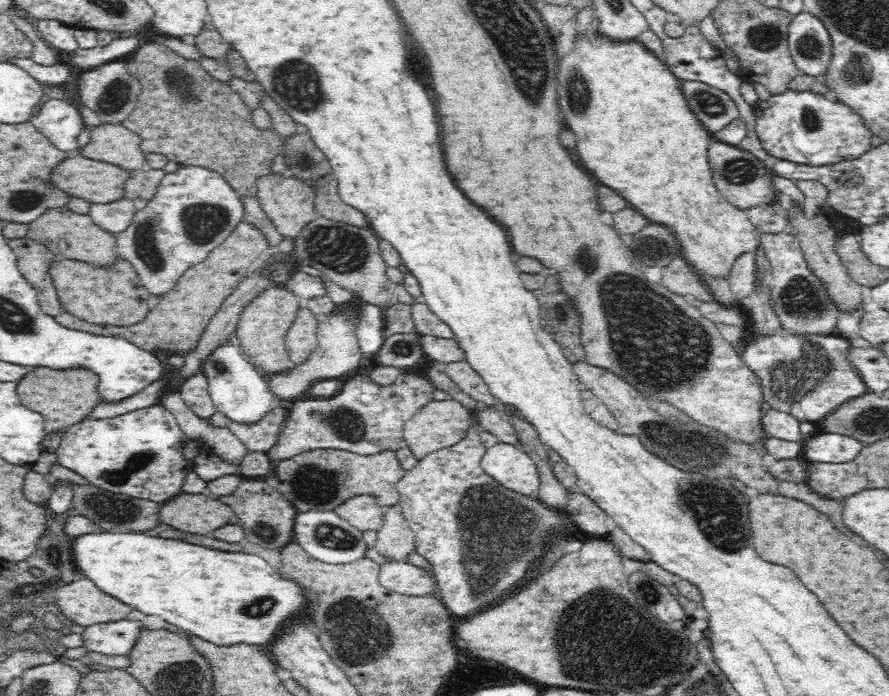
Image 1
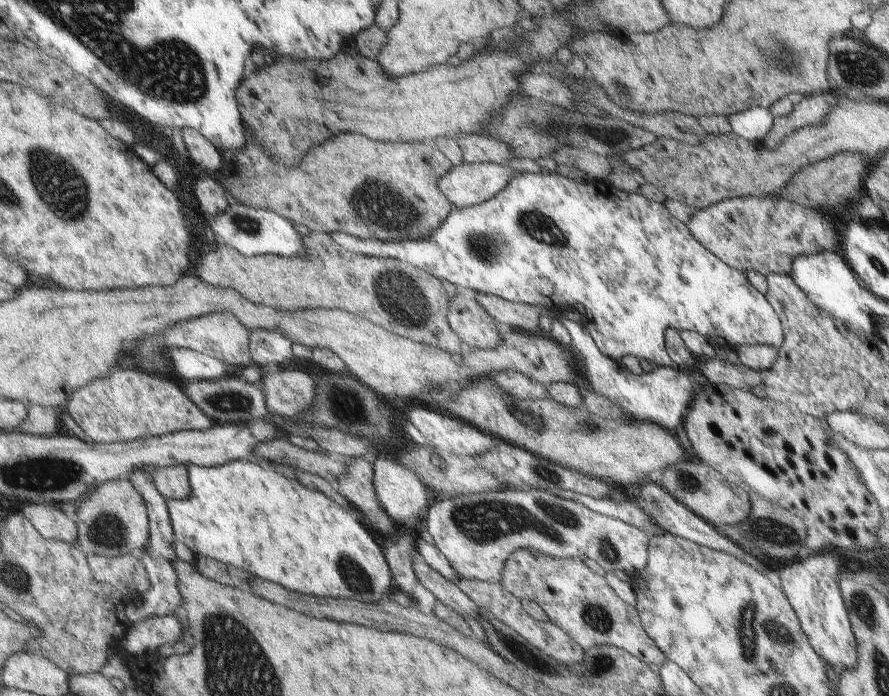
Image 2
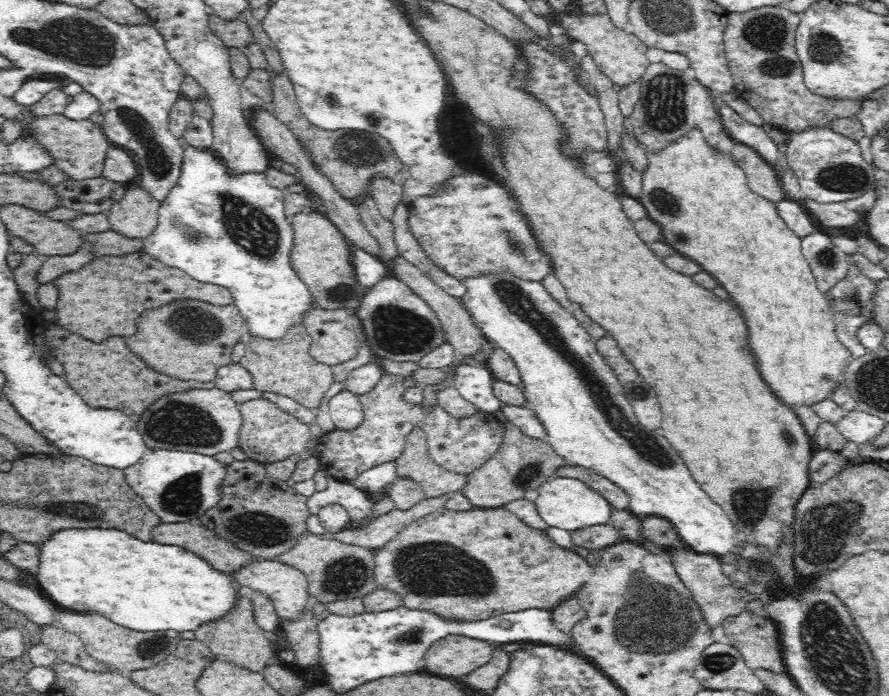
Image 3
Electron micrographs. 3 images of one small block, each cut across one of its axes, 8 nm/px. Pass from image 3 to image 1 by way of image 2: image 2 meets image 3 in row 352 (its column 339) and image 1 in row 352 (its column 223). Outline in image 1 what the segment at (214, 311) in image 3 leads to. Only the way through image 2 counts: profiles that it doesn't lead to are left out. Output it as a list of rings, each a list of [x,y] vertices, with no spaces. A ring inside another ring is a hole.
[[[240,220],[222,244],[214,246],[214,250],[210,250],[202,262],[190,266],[182,274],[180,282],[176,284],[176,288],[170,294],[166,294],[162,298],[154,298],[152,308],[142,322],[136,322],[132,326],[110,326],[110,324],[90,324],[90,322],[84,322],[84,320],[72,316],[70,328],[90,330],[92,334],[102,334],[102,336],[126,338],[128,342],[140,346],[142,350],[150,352],[152,356],[156,356],[160,352],[168,352],[170,356],[186,354],[196,346],[200,334],[204,332],[206,324],[216,314],[216,310],[220,308],[224,298],[270,250],[272,250],[272,246],[270,246],[268,236],[264,232],[260,232],[256,228],[256,224],[246,224]]]

